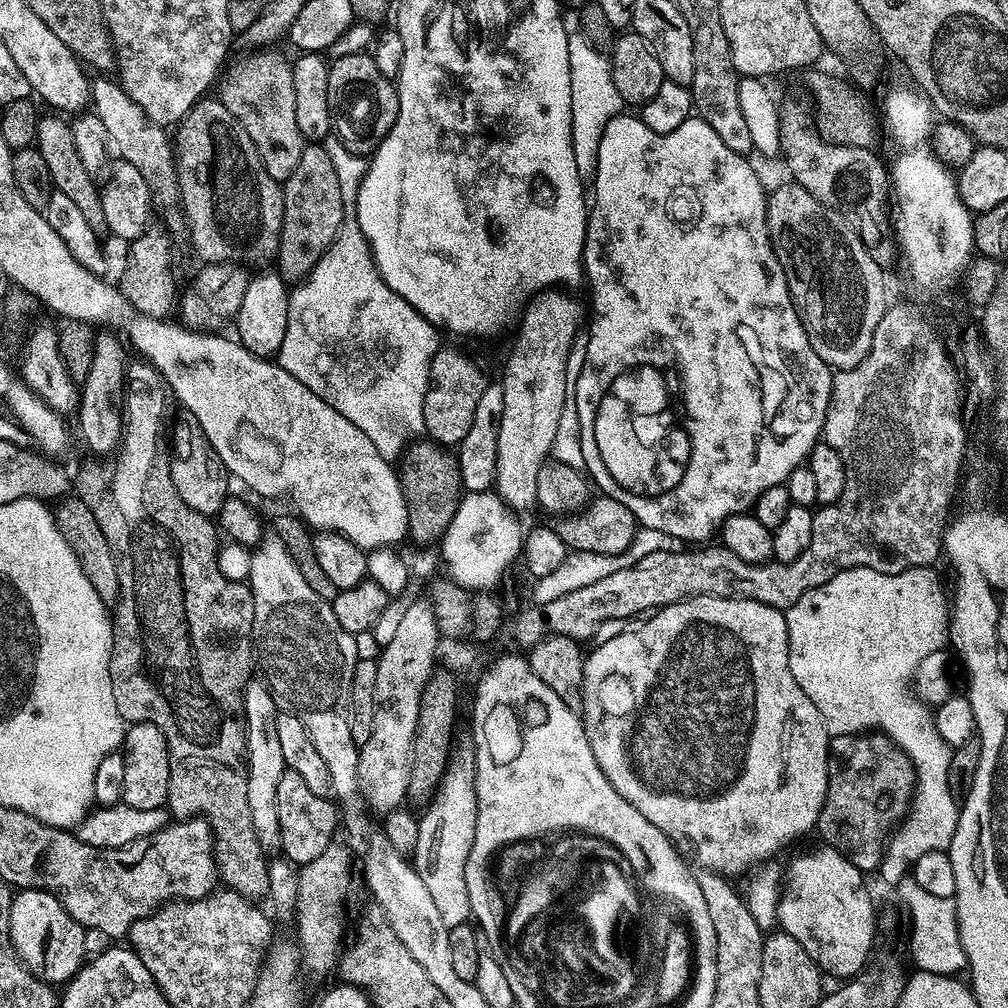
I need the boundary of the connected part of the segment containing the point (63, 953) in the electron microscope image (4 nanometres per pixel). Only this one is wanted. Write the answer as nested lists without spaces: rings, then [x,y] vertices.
[[[25,888],[15,893],[8,913],[8,933],[20,961],[40,980],[53,986],[67,985],[85,963],[84,936],[86,930],[48,892],[40,888]]]

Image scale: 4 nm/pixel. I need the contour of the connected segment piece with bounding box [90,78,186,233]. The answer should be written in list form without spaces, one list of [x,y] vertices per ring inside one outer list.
[[[96,78],[90,84],[90,108],[95,116],[102,118],[102,126],[106,126],[108,143],[111,144],[113,153],[119,159],[130,162],[141,172],[146,186],[150,186],[152,206],[157,217],[164,219],[164,224],[172,232],[183,233],[186,228],[184,208],[180,205],[180,187],[176,173],[176,153],[173,145],[163,127],[150,118],[125,94],[119,83],[112,78]]]

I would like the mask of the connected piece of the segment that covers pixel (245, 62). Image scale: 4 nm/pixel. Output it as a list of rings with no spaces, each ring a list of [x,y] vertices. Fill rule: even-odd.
[[[263,46],[245,51],[248,53],[236,61],[233,59],[218,77],[218,98],[240,123],[242,130],[250,134],[250,142],[254,142],[254,150],[266,174],[283,182],[294,174],[306,141],[298,130],[298,117],[294,115],[292,60],[276,50],[272,46]]]

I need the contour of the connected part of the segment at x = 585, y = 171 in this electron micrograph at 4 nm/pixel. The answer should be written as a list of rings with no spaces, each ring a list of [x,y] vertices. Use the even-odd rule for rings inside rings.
[[[581,34],[568,38],[570,50],[570,98],[572,99],[572,149],[574,162],[581,177],[592,178],[596,175],[598,142],[602,142],[602,130],[610,118],[621,115],[625,107],[624,99],[618,94],[612,77],[612,61]]]

